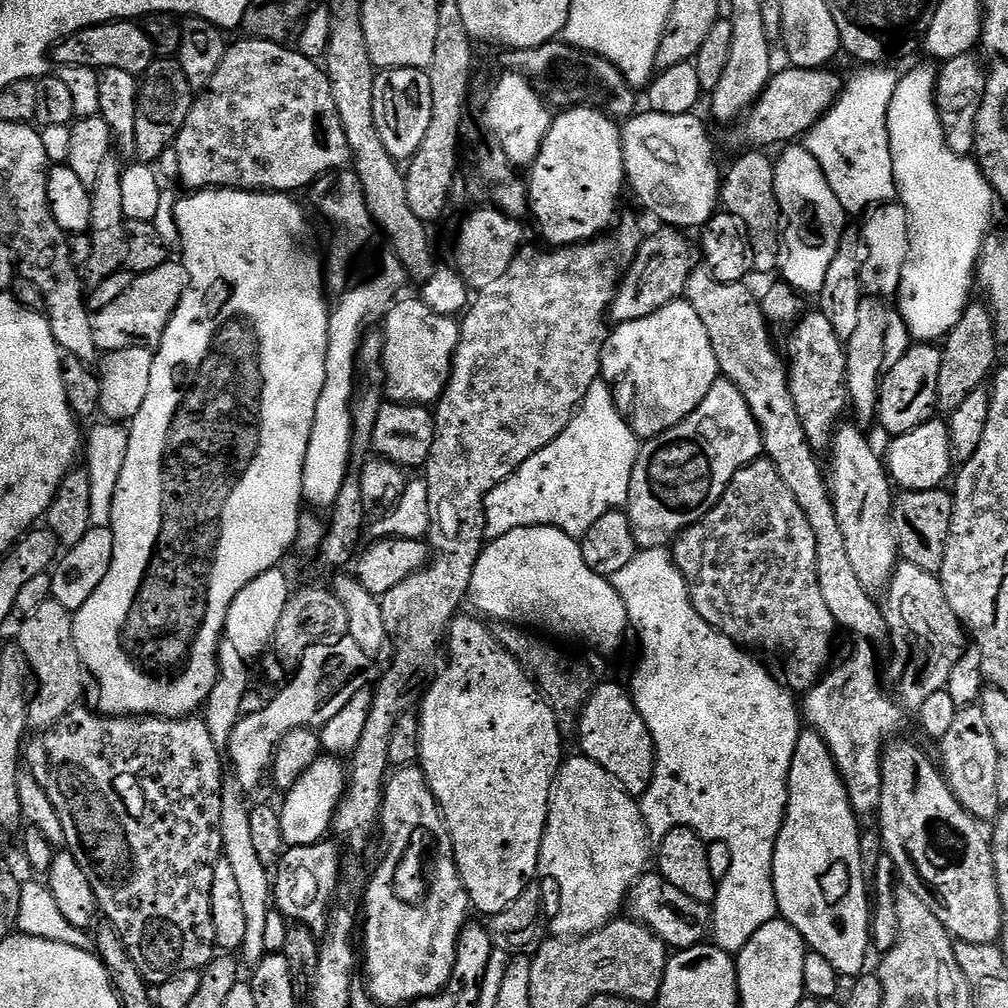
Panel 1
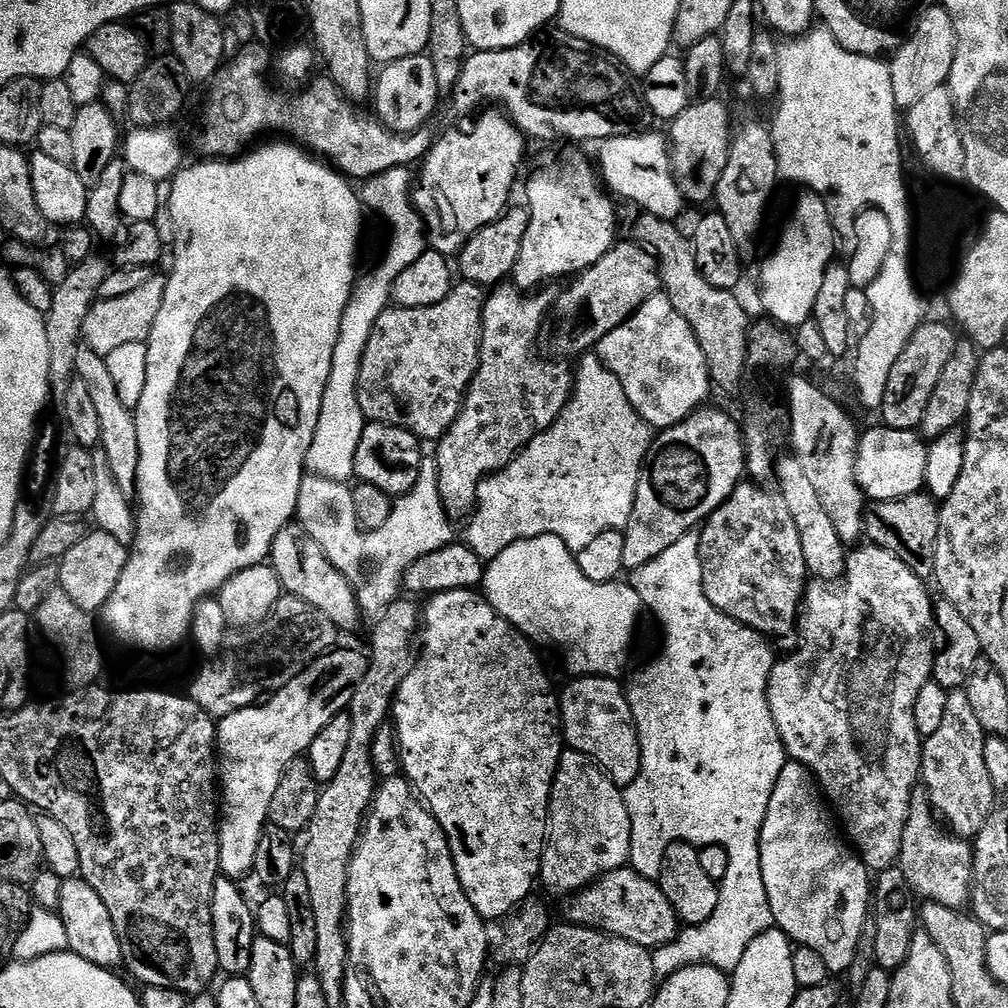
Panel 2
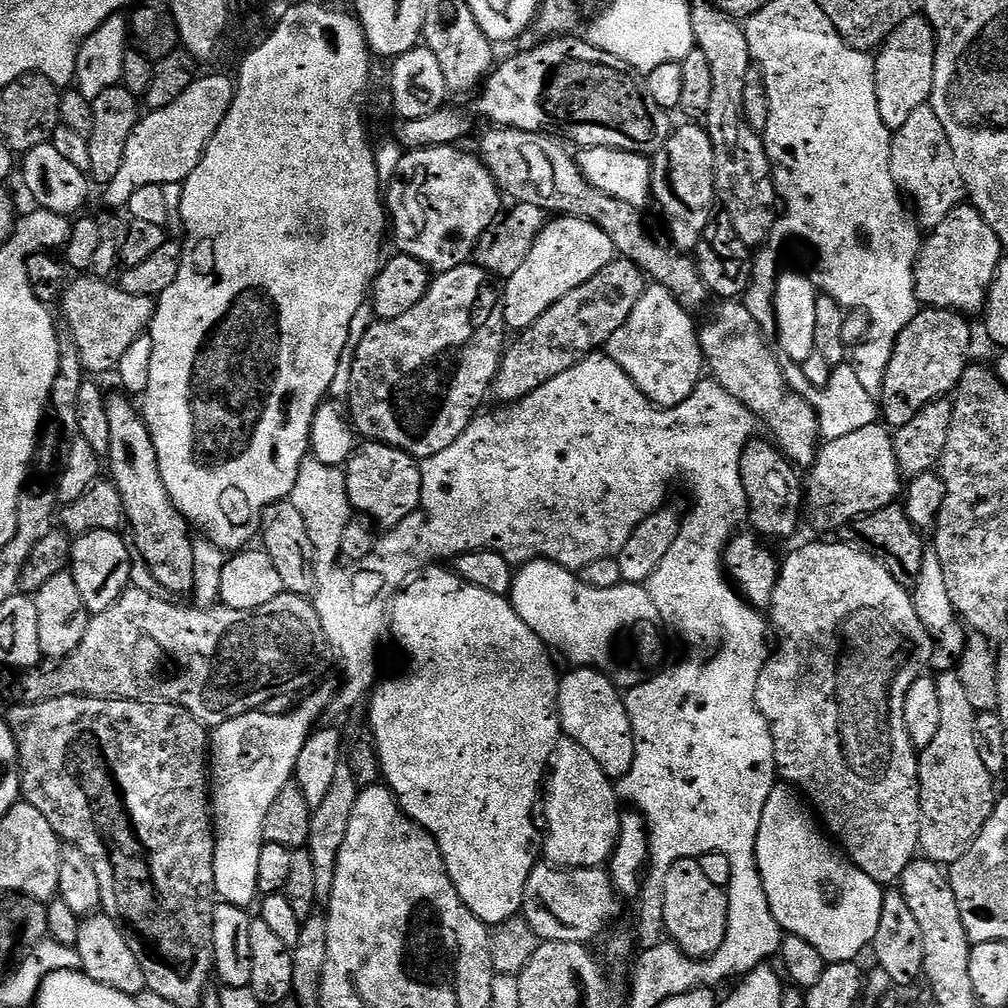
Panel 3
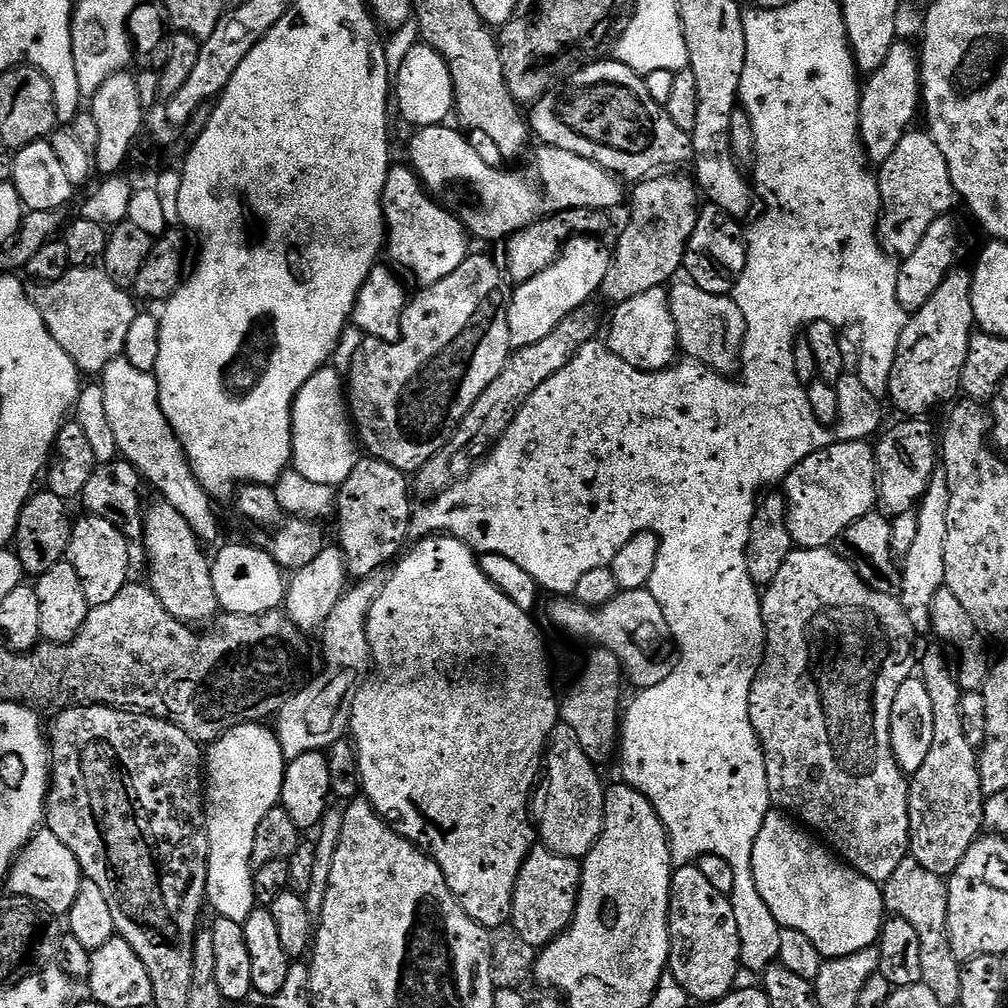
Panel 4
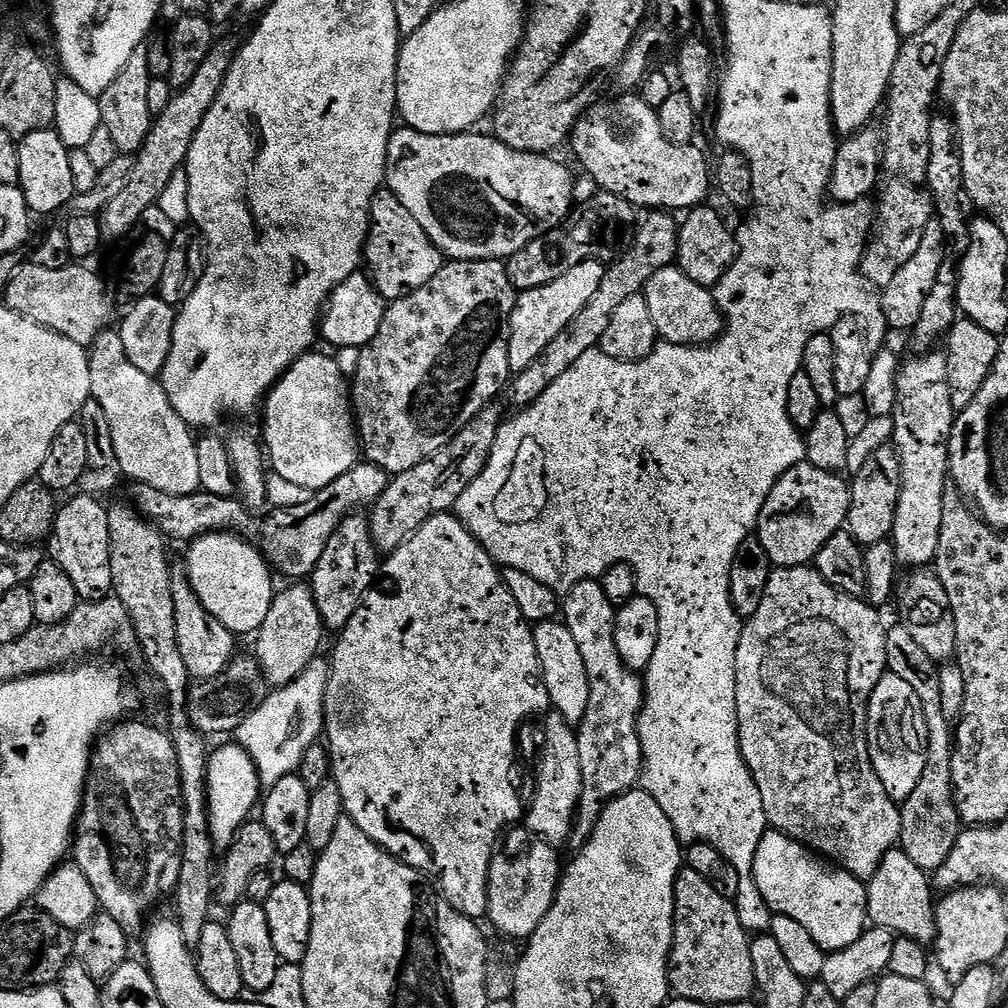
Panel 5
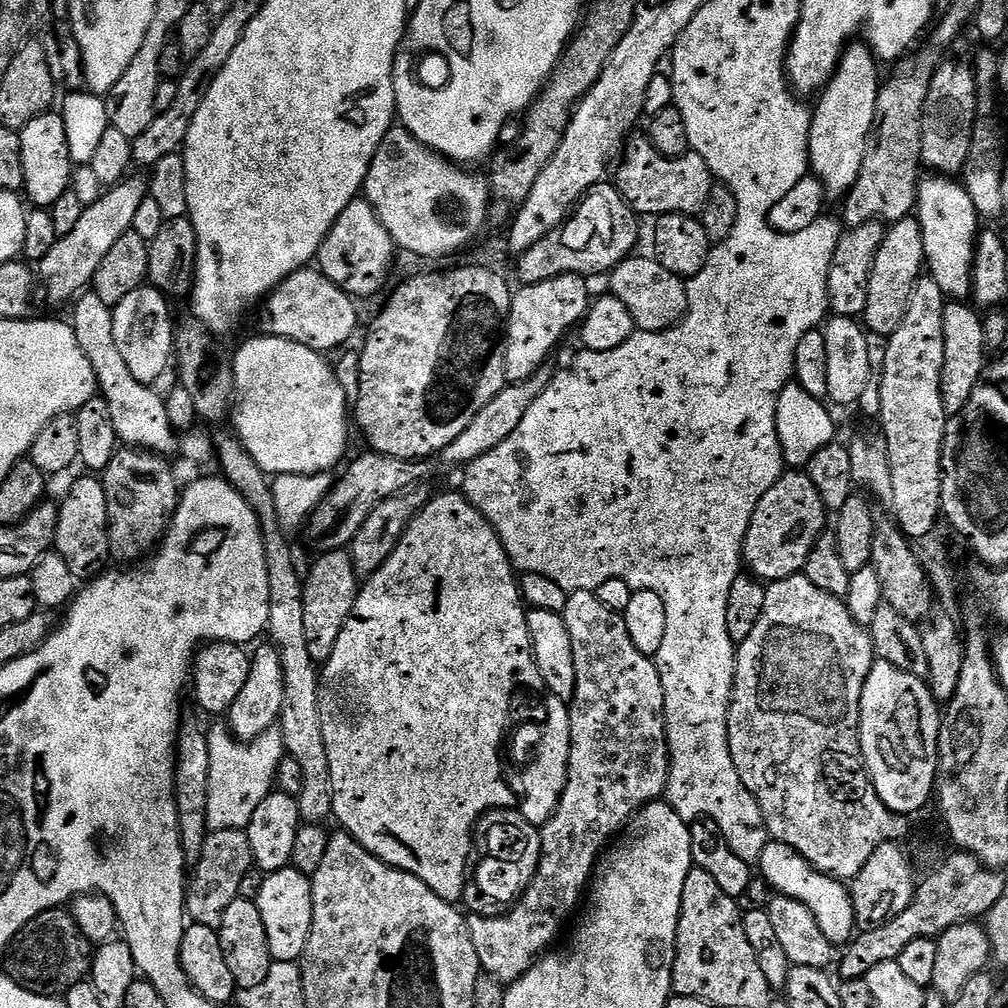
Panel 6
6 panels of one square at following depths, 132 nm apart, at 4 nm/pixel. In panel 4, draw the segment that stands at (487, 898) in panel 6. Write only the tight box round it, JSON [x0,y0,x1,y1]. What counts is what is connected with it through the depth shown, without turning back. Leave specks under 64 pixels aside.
[510,846,581,948]

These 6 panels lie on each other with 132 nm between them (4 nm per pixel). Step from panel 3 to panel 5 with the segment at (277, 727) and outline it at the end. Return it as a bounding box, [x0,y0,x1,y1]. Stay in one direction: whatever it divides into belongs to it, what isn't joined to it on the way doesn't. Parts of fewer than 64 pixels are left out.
[208,742,262,850]

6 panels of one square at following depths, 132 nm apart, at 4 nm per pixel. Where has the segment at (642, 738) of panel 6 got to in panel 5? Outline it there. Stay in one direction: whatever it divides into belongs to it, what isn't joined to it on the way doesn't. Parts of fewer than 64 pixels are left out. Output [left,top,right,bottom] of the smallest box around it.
[562,580,644,850]

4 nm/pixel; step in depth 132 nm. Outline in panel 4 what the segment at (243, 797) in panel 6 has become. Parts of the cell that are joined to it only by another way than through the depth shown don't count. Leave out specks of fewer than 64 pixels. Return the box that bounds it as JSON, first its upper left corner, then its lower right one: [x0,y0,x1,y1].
[274,579,381,761]

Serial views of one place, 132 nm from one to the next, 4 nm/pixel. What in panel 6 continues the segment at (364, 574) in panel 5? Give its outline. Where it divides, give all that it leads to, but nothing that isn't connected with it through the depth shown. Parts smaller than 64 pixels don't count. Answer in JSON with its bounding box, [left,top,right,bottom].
[303,550,362,662]

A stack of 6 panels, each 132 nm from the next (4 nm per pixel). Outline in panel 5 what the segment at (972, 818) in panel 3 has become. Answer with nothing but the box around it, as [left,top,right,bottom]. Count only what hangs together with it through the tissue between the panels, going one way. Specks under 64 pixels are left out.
[888,622,962,874]

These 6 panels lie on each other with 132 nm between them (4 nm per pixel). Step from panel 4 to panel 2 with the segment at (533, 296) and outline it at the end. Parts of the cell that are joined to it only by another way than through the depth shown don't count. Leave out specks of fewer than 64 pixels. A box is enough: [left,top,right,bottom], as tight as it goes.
[510,156,618,294]

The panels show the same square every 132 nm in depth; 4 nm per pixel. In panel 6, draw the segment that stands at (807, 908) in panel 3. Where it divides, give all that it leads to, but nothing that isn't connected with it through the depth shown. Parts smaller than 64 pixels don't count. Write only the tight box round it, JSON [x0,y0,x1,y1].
[758,840,857,946]

